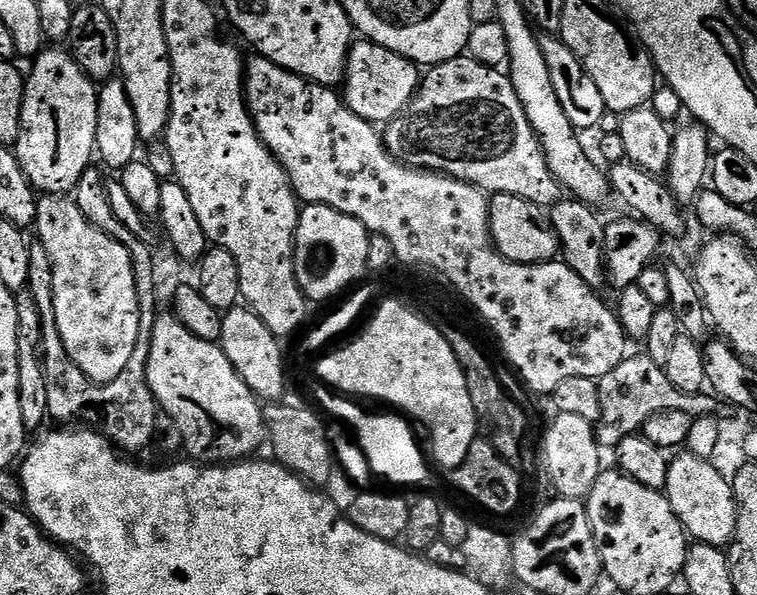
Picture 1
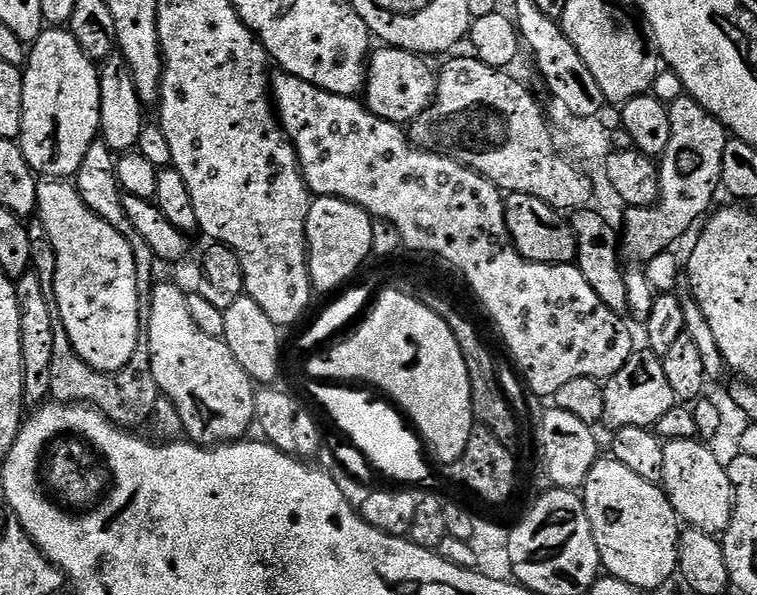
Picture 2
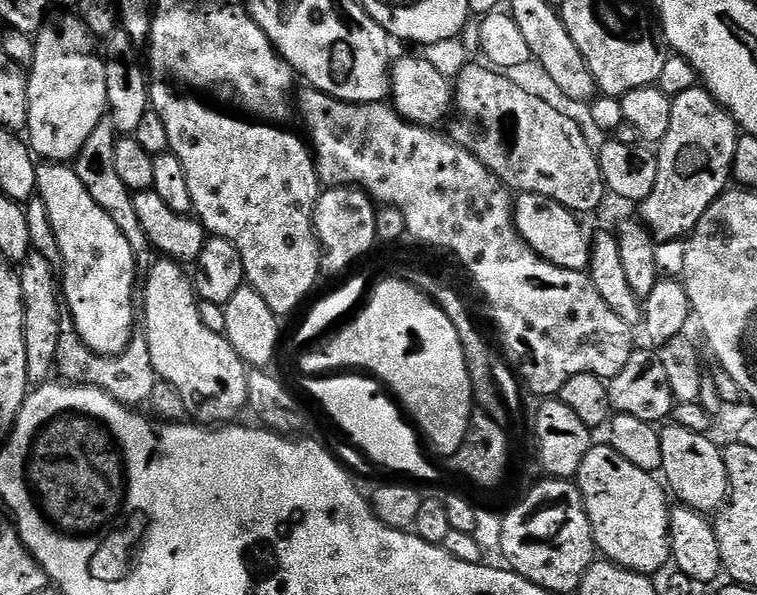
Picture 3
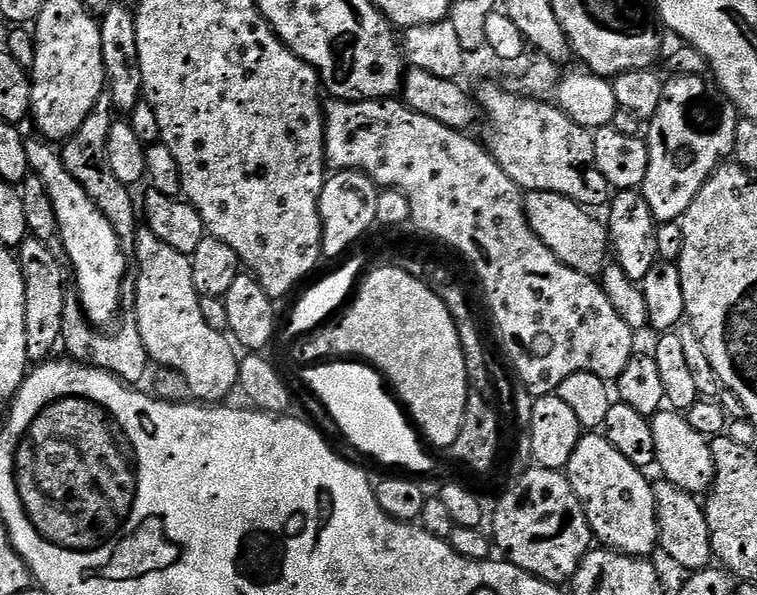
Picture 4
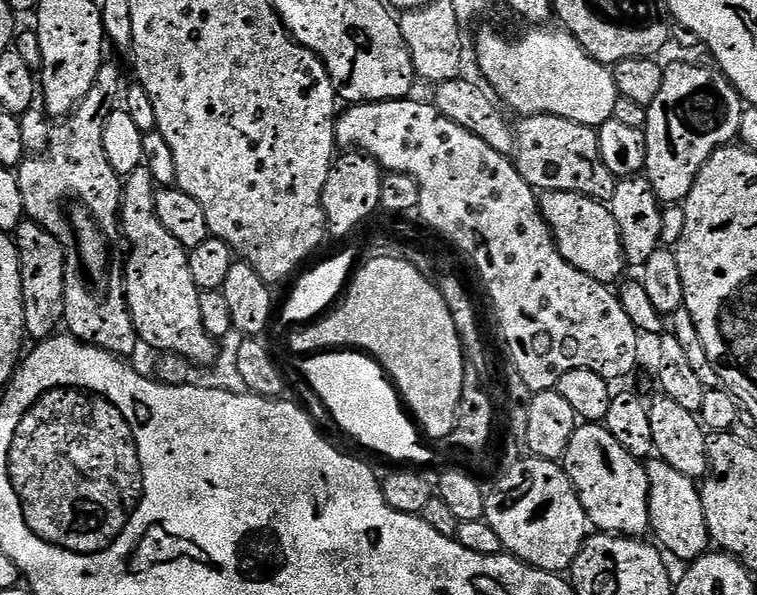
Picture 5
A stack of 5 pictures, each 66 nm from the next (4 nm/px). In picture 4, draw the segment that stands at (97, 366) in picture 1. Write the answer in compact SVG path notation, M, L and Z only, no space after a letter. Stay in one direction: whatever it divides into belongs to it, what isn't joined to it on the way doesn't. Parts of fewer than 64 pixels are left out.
M39 134L33 137L33 140L25 139L26 158L29 159L31 171L44 183L44 189L54 206L62 252L66 260L68 255L71 275L72 272L76 275L74 290L80 296L80 309L93 326L108 326L104 324L110 323L112 319L115 321L121 315L123 284L129 275L129 253L127 256L120 245L122 236L117 225L101 212L101 207L92 201L88 191L74 178L74 174L66 170L64 157L57 145Z

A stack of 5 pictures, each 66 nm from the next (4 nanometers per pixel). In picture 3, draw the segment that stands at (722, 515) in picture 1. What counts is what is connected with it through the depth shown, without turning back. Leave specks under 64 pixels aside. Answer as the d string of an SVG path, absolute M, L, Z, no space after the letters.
M675 422L660 428L662 476L671 495L675 499L677 496L680 499L677 501L683 507L693 508L695 512L705 514L719 513L728 499L728 475L724 454L721 445L716 445L712 438L702 432L686 430Z

